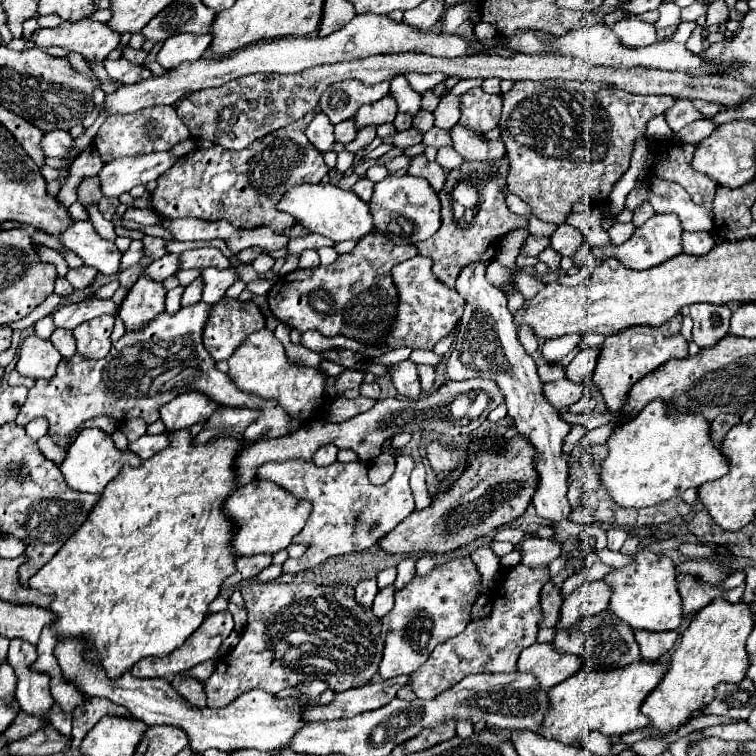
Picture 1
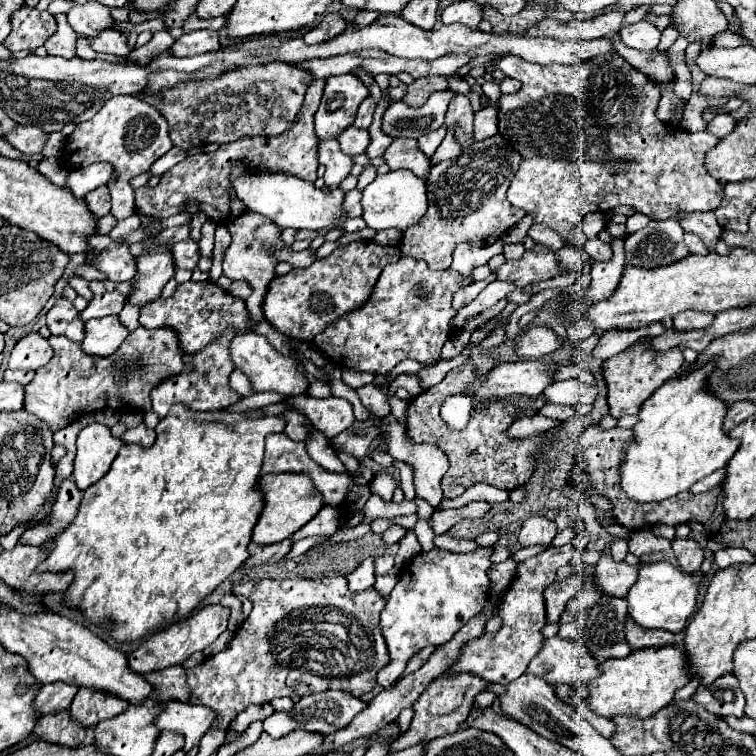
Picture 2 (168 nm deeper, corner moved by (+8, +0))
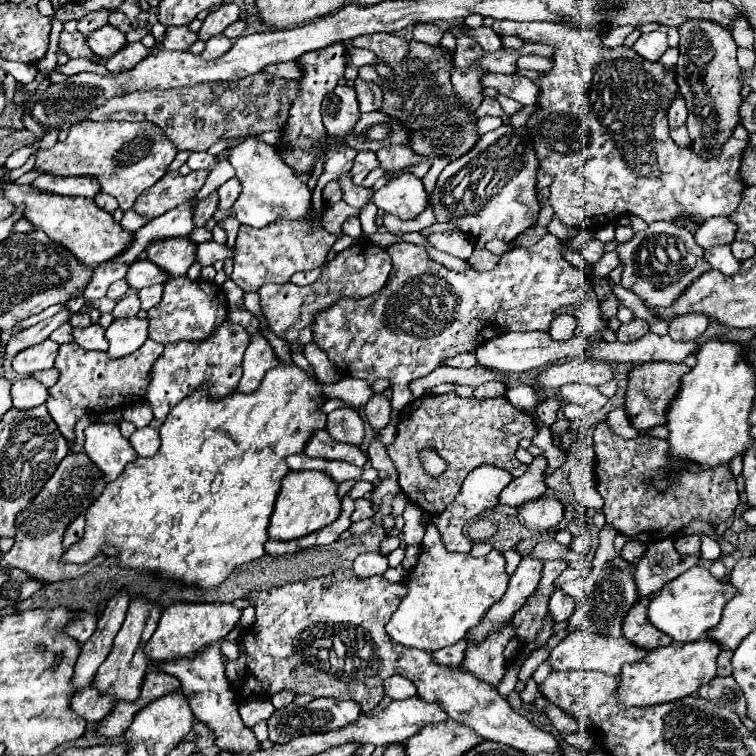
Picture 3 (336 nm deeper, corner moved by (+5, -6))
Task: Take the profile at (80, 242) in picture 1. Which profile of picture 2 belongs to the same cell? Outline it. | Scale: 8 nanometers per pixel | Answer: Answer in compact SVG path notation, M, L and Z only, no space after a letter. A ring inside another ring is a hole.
M93 233L87 237L87 245L89 251L85 257L91 257L91 265L105 273L109 281L121 283L135 275L135 259L125 243L117 243L109 235Z

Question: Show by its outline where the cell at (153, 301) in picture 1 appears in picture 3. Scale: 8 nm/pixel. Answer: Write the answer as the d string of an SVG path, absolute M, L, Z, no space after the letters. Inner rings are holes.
M186 235L186 237L170 237L162 241L152 241L146 251L148 259L154 261L158 267L166 269L170 277L180 277L186 275L188 267L196 261L196 243Z

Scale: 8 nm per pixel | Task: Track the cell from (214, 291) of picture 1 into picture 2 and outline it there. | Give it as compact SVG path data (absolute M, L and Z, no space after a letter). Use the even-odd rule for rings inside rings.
M259 213L241 215L227 229L231 231L233 241L231 241L231 245L225 253L225 259L223 259L223 275L233 279L233 281L235 279L249 281L253 293L245 301L247 309L251 311L253 321L263 321L263 307L261 305L263 305L263 297L265 297L265 287L275 277L275 265L279 261L287 261L287 263L293 263L293 267L307 267L315 261L315 253L311 249L291 251L289 247L283 247L281 239L279 239L279 233L277 233L279 227Z

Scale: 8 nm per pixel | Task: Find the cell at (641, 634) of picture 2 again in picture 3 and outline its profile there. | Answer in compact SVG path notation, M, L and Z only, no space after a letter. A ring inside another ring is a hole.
M640 597L634 607L626 613L624 623L622 623L622 633L624 637L628 637L630 641L634 641L634 645L642 647L642 649L658 649L658 647L666 647L672 643L672 639L662 633L660 629L656 629L648 617L646 617L646 607L650 603L650 597Z

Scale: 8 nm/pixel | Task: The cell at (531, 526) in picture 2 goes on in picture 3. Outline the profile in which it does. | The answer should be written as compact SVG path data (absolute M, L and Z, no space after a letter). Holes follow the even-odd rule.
M542 495L538 499L530 499L518 507L518 519L524 527L536 531L548 531L556 527L564 517L562 501Z

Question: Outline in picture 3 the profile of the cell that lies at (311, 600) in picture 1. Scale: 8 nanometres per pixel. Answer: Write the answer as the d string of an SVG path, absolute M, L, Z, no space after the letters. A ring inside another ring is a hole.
M342 567L342 569L336 569L334 573L330 573L330 575L322 577L322 579L288 583L288 585L284 585L284 587L270 589L270 591L254 591L254 593L248 595L248 599L254 603L254 609L256 609L256 623L254 623L250 629L246 629L244 635L242 635L240 659L238 659L238 661L224 661L224 665L226 665L226 679L242 693L242 697L250 697L250 695L256 695L256 693L258 693L258 695L264 695L264 697L270 697L270 695L274 695L274 693L278 693L278 691L290 689L290 691L294 691L294 693L310 693L310 695L334 697L334 699L352 699L352 701L356 701L356 703L360 705L362 713L370 713L370 711L382 701L382 697L384 697L384 679L388 679L390 675L402 675L402 677L406 677L406 679L410 679L410 681L416 683L418 695L422 695L422 697L424 697L426 701L430 701L430 703L440 703L440 705L446 709L446 713L448 713L454 721L460 721L462 725L474 729L480 737L484 737L484 739L488 739L488 741L496 741L496 743L510 745L510 747L514 747L514 749L518 749L518 751L522 751L522 753L526 753L526 755L534 755L534 753L542 753L542 751L546 751L546 753L560 753L558 741L556 741L550 733L540 731L540 729L534 727L526 717L522 717L520 713L512 711L512 707L508 705L508 701L506 701L494 687L490 687L486 681L474 677L472 673L468 673L468 671L464 671L464 669L460 669L460 667L444 667L444 665L438 665L438 663L432 659L432 653L422 651L422 649L402 647L402 645L394 643L394 641L386 635L384 625L388 623L388 619L392 617L392 613L398 609L400 599L406 595L406 591L408 591L408 589L406 589L404 583L390 583L390 581L386 581L382 575L368 577L368 579L360 579L360 577L354 577L352 569L344 569L344 567Z

